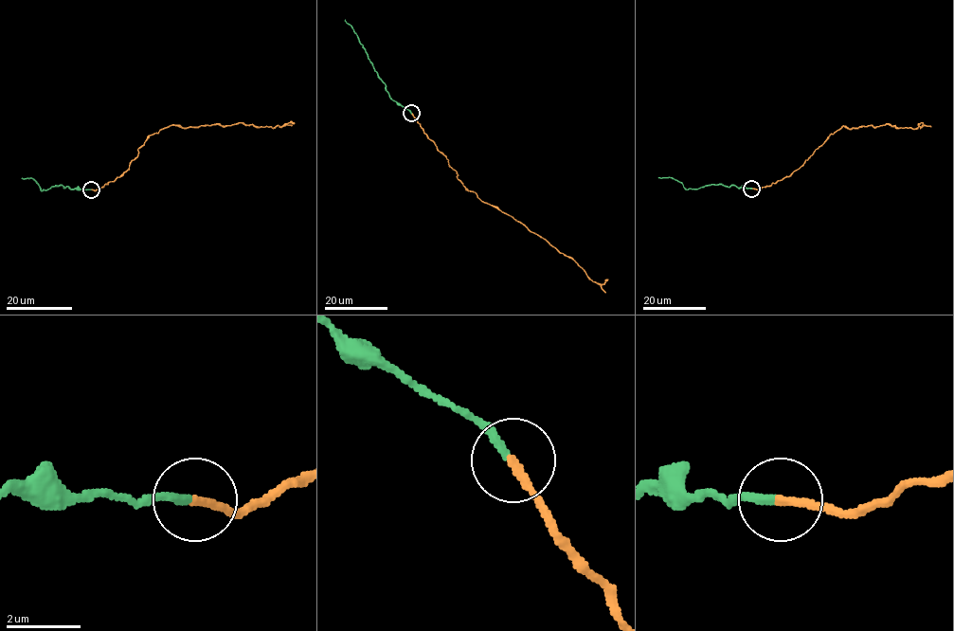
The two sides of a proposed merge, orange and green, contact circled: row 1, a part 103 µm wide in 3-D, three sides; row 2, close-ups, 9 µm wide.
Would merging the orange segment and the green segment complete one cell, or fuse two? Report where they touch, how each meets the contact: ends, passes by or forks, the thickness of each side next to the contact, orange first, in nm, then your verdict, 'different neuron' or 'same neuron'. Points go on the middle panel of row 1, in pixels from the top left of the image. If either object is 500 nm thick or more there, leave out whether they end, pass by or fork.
(411, 113) | orange ends | green ends | 240/220 nm | different neuron

